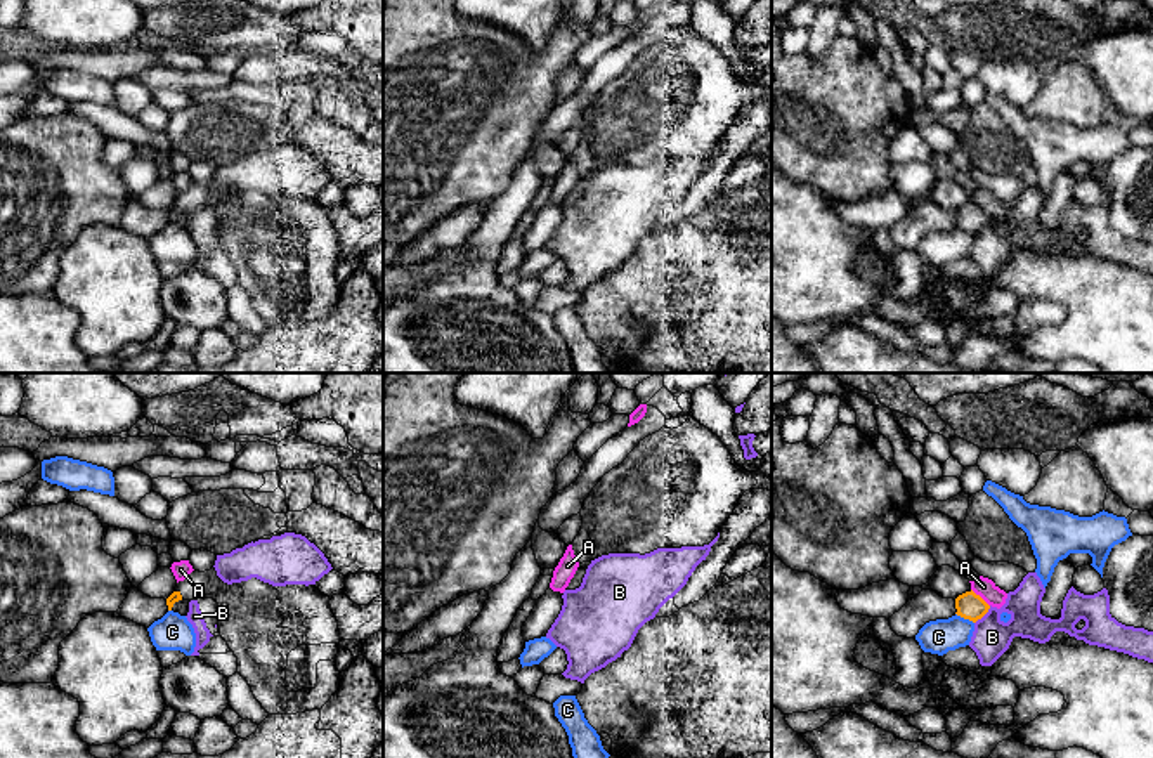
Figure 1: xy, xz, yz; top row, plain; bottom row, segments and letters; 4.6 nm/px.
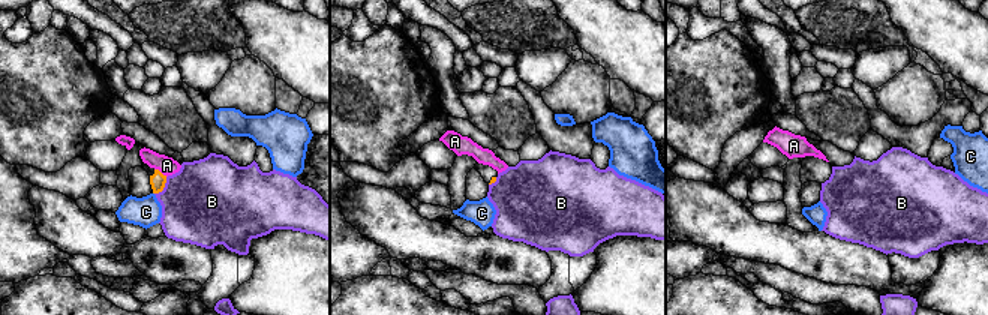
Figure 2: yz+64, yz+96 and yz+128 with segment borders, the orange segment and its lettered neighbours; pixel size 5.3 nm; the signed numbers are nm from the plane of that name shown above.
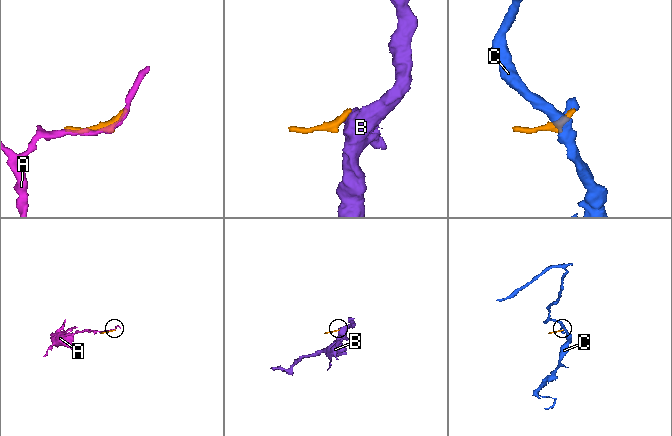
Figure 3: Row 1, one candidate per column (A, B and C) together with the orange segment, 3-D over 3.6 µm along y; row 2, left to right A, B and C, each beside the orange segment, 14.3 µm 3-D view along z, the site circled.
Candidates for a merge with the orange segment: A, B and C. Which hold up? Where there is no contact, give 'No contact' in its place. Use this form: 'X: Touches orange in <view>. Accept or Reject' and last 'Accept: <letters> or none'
A: Touches orange in yz. Reject
B: Touches orange in yz. Reject
C: Touches orange in yz. Reject
Accept: none

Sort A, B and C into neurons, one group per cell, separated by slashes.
A / B / C

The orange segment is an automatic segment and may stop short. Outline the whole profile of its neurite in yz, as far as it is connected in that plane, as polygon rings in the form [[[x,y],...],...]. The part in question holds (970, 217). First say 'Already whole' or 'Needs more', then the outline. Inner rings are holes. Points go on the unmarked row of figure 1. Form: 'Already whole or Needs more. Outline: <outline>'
Already whole. Outline: [[[971,201],[955,210],[955,220],[957,227],[976,234],[988,224],[990,217]]]

